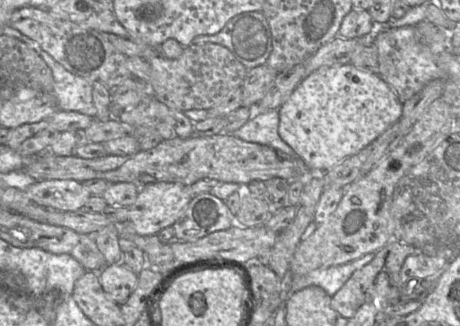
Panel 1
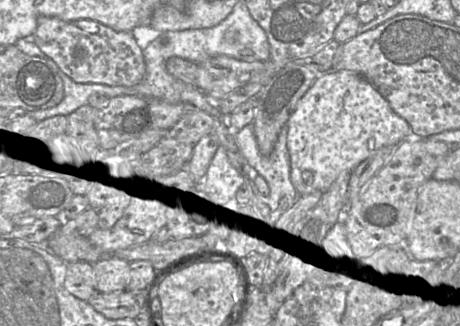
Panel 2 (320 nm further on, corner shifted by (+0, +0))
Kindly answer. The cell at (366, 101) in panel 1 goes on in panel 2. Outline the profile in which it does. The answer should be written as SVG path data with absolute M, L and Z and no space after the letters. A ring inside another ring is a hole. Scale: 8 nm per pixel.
M331 70L319 75L298 102L286 126L302 194L326 192L341 174L351 173L379 149L413 137L410 124L393 111L375 86L350 70Z

